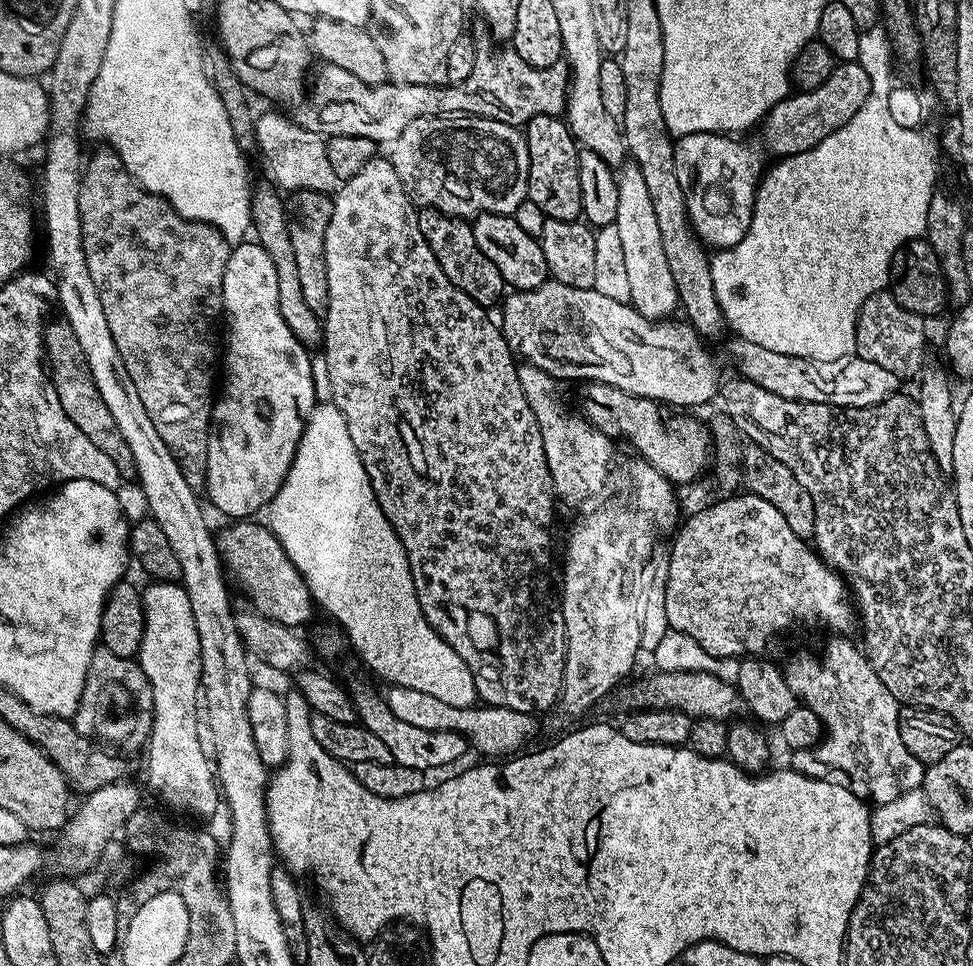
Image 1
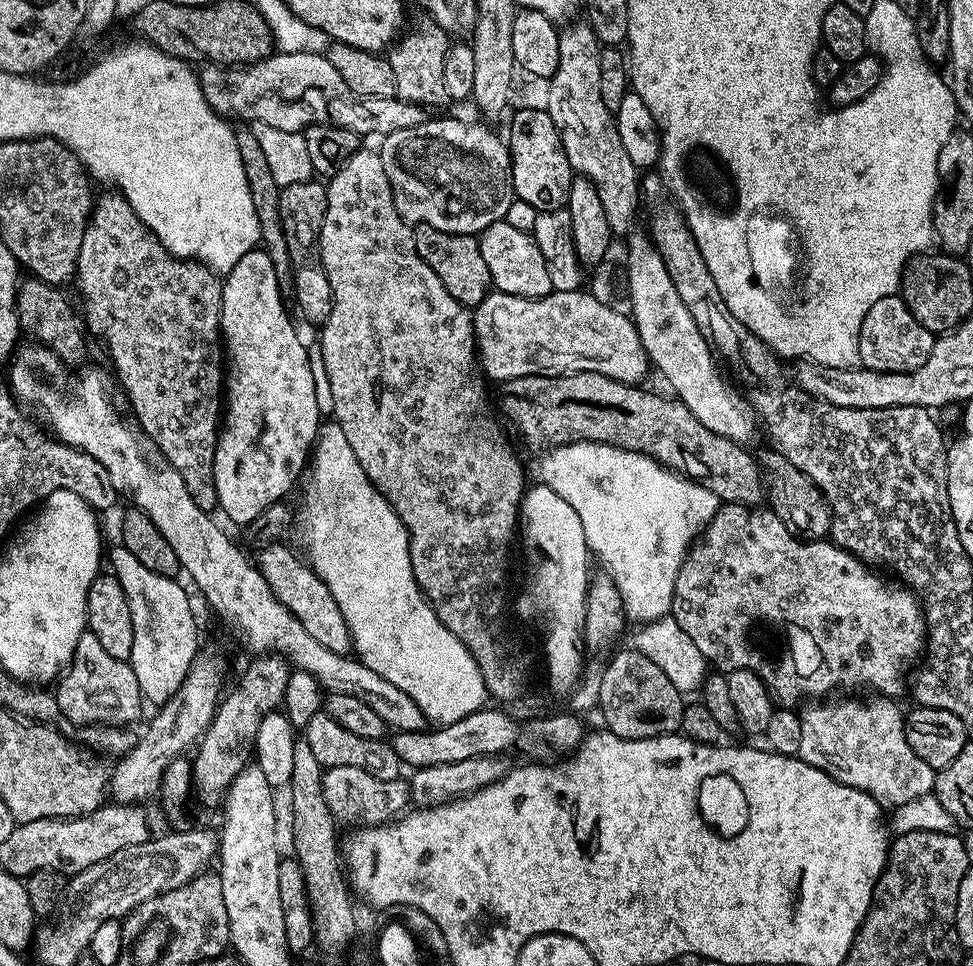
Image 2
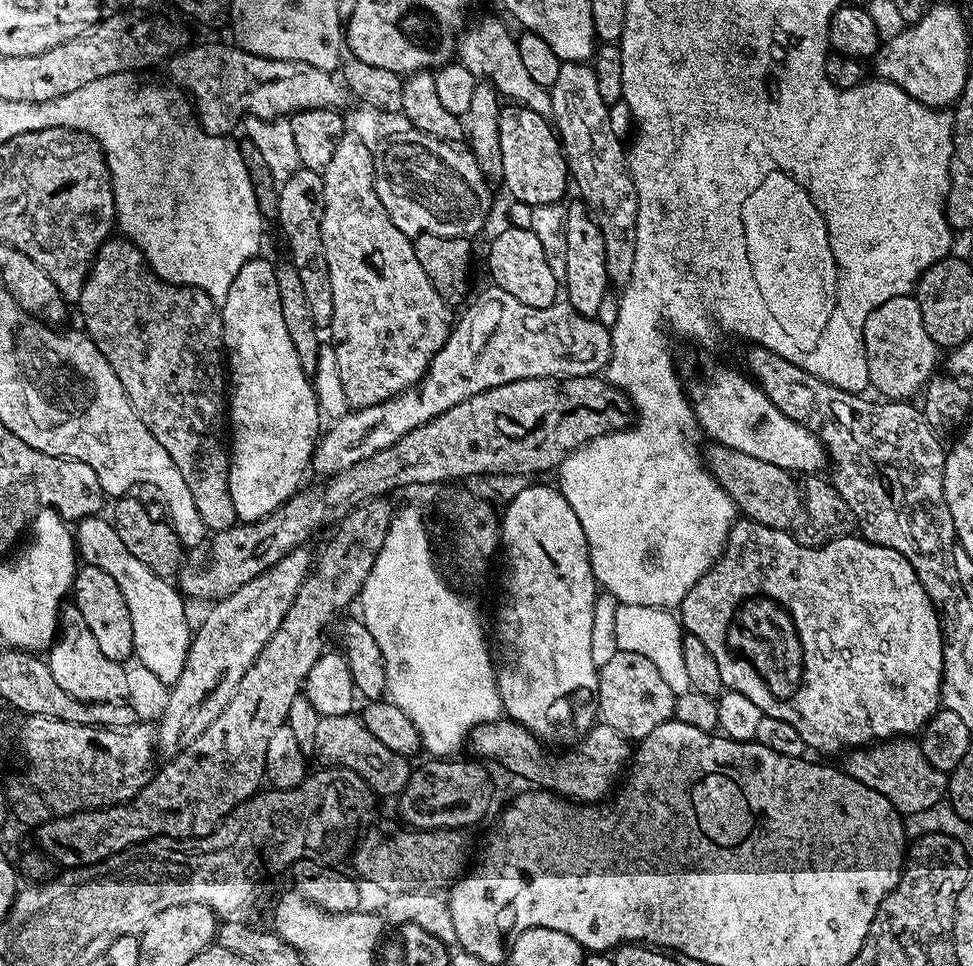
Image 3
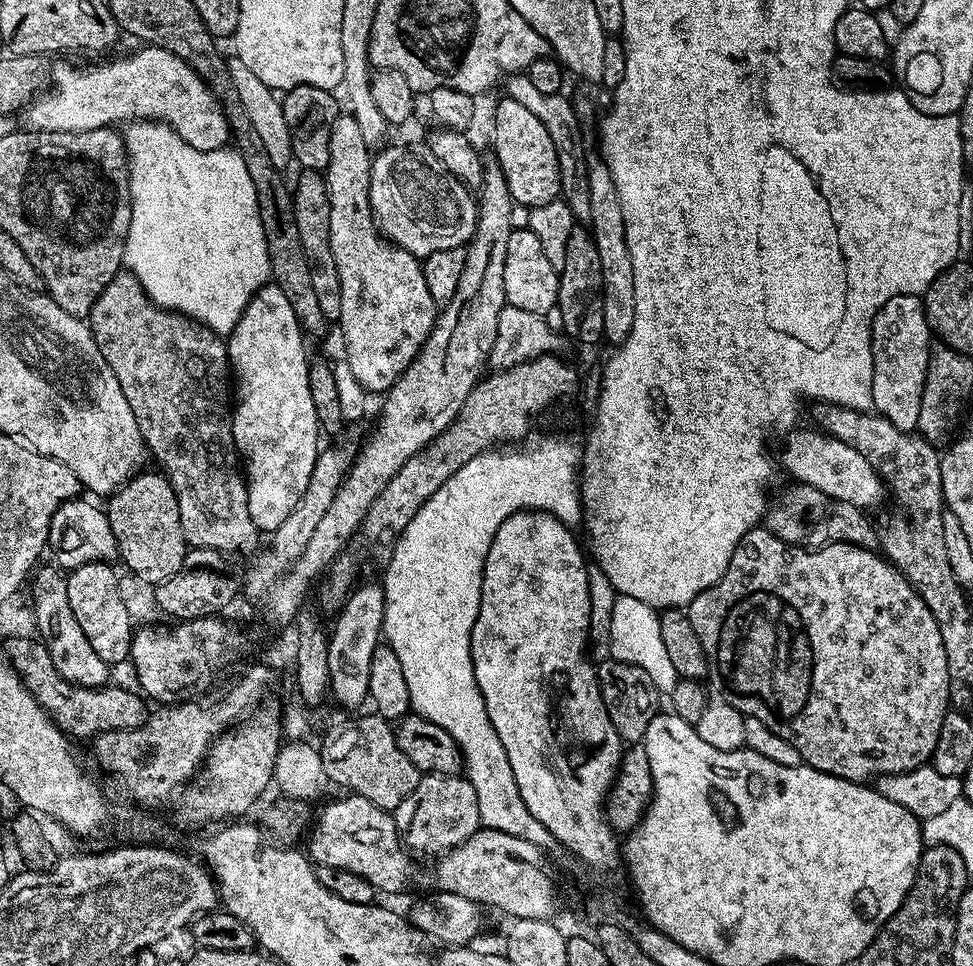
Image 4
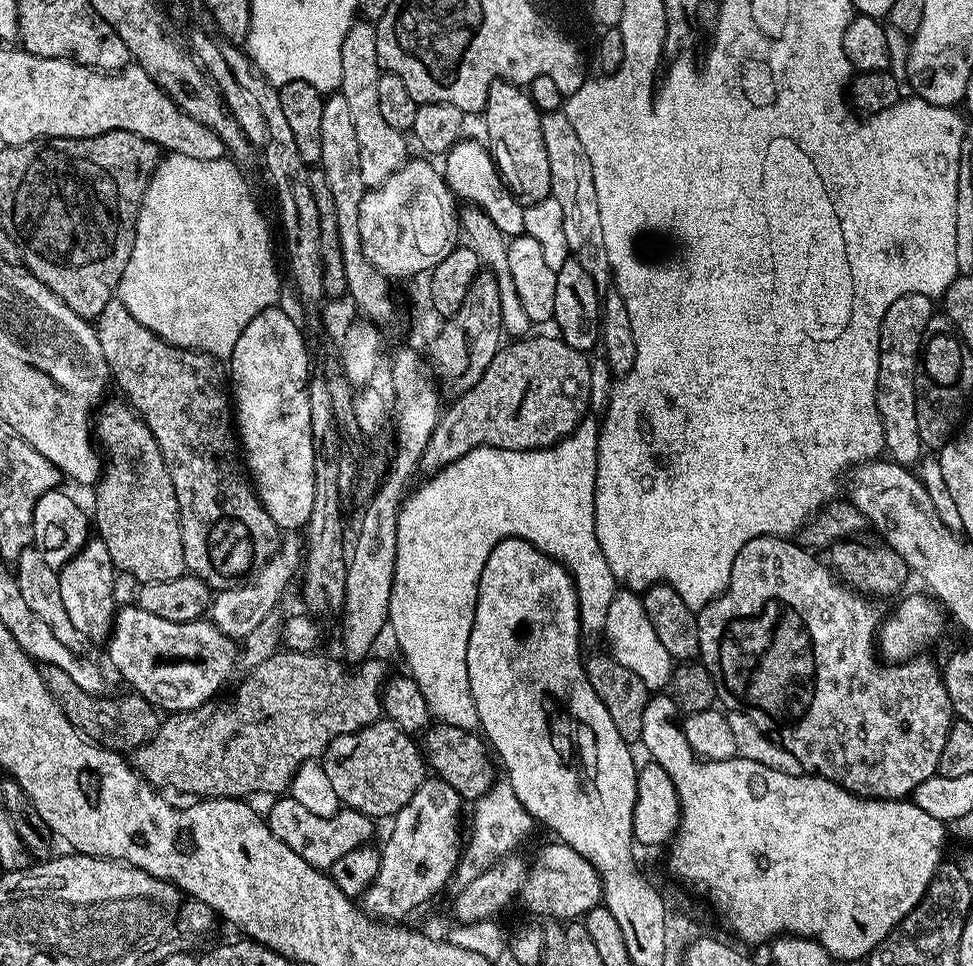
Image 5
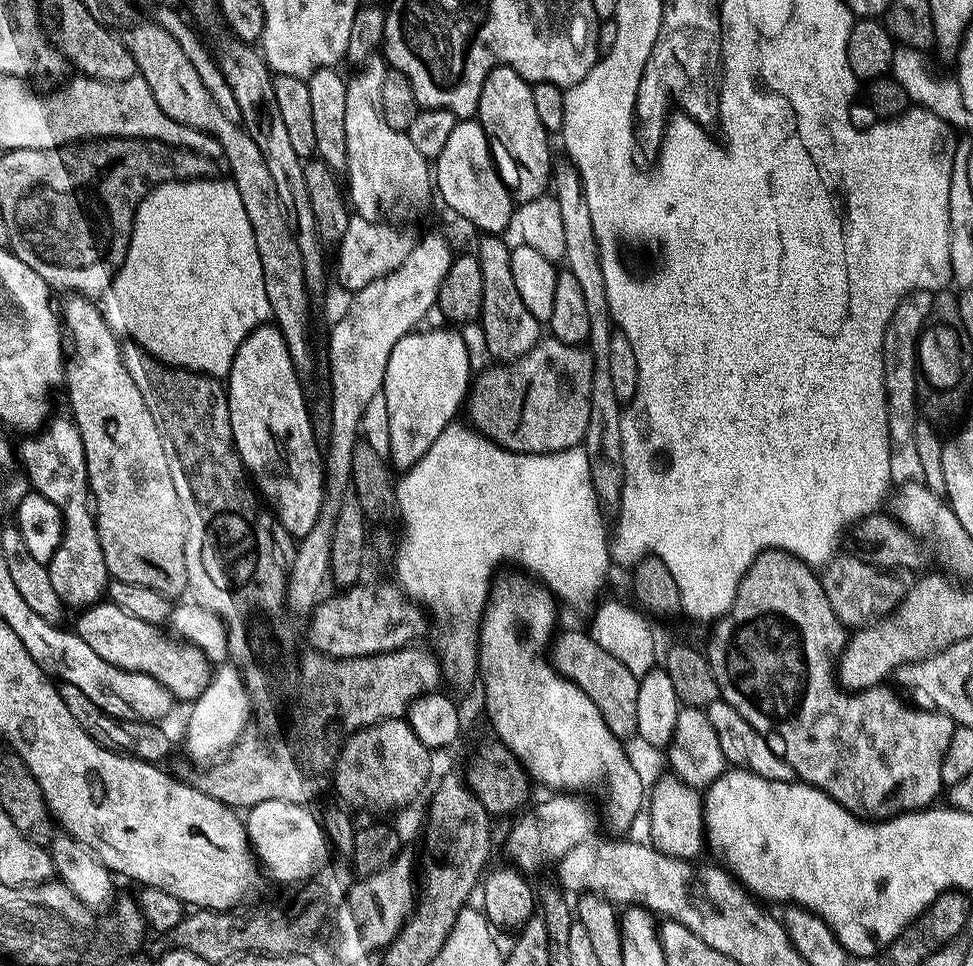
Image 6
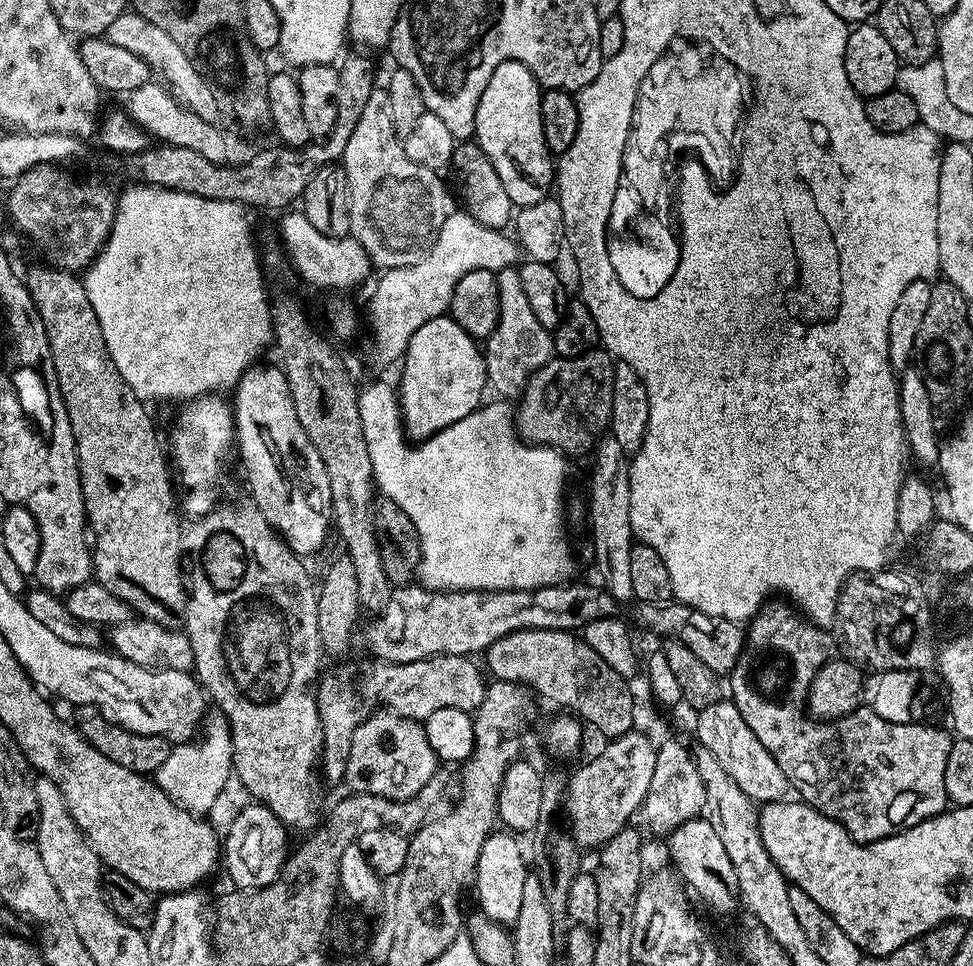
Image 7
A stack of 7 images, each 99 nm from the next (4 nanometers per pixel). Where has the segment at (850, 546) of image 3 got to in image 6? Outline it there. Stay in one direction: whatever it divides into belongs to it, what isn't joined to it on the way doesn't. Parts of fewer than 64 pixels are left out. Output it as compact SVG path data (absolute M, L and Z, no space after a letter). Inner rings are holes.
M775 550L758 556L738 586L732 609L715 621L711 628L712 641L709 642L708 648L706 647L706 655L710 662L710 670L714 670L714 678L718 682L720 699L725 700L734 710L738 710L738 714L742 714L742 718L746 718L746 722L754 726L754 730L764 739L766 746L770 746L770 750L774 750L778 758L785 760L803 783L822 789L826 795L834 798L834 802L838 802L855 816L869 822L891 820L893 816L901 816L904 812L919 812L921 808L929 807L935 801L932 799L940 791L942 792L942 758L946 758L946 746L950 746L950 737L954 735L957 724L945 713L933 710L931 707L911 708L903 700L904 696L899 691L891 692L888 686L867 688L861 692L846 692L840 687L836 679L836 662L844 652L849 633L844 623L834 614L824 588L820 584L820 576L809 565L802 563L798 557L791 556L789 552Z

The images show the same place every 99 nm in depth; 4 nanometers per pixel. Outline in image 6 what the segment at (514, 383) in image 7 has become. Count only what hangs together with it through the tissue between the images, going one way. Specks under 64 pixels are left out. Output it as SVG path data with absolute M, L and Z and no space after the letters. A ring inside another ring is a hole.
M483 235L475 249L474 255L482 271L483 310L480 326L484 334L484 342L489 354L499 363L511 363L525 356L542 338L541 321L534 318L522 303L519 291L515 287L514 274L510 269L509 245L505 245L501 237Z

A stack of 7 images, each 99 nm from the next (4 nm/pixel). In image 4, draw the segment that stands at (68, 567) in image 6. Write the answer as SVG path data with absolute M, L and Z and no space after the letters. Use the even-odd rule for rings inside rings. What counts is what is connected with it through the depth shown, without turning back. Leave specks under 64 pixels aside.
M108 562L78 564L66 576L66 594L70 598L70 610L74 610L74 619L78 621L78 626L82 626L82 634L86 634L98 658L102 658L102 662L109 666L129 659L134 631L128 604L120 593L120 580L112 567Z

